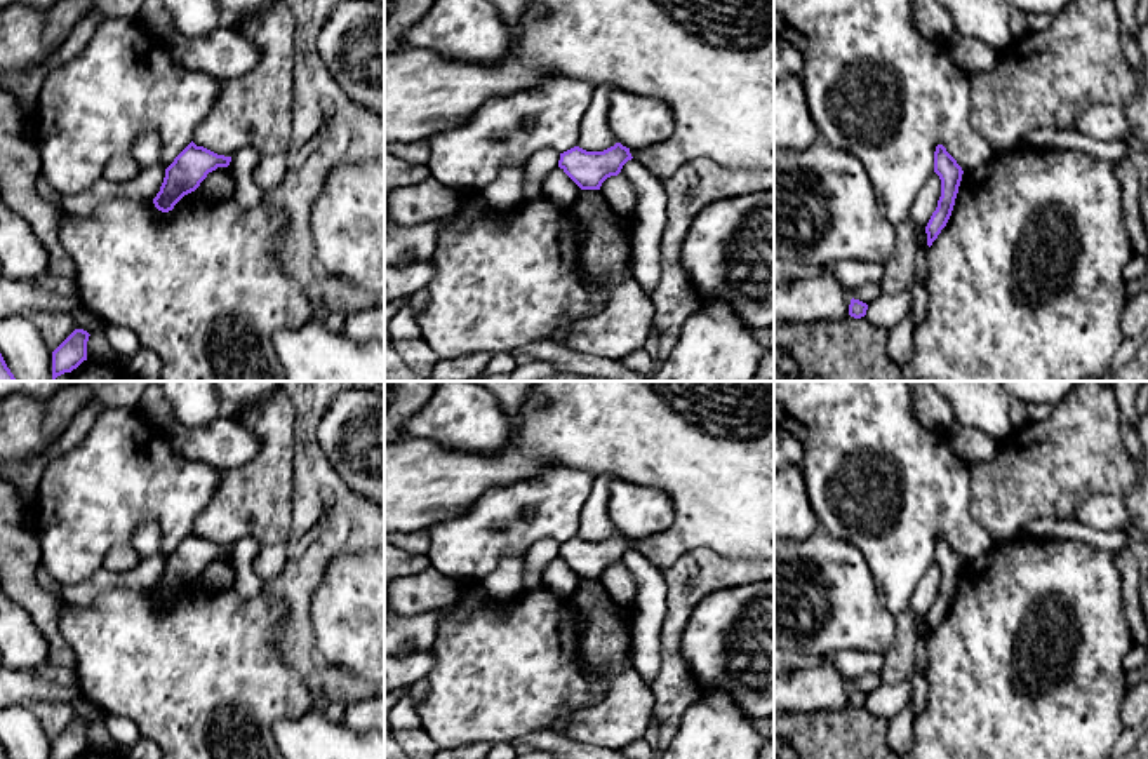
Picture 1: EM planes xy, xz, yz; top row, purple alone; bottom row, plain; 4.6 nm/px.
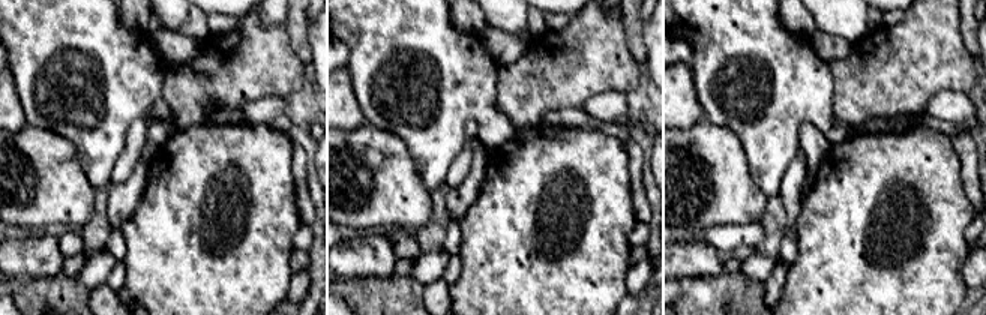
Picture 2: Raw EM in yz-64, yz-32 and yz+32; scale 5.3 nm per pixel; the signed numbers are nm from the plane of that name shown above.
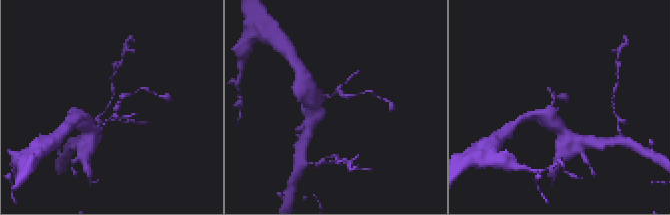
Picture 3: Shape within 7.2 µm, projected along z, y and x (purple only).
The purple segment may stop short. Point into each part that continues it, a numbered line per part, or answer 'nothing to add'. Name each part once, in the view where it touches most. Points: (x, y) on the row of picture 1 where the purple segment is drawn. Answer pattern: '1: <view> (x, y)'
nothing to add

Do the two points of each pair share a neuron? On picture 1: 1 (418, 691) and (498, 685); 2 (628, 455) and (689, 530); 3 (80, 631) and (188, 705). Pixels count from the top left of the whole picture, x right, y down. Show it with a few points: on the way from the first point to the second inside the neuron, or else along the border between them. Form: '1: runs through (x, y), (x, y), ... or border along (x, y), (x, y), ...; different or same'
1: border along (427, 678), (427, 695), (416, 705); different
2: runs through (651, 460), (693, 502), (693, 507); same
3: runs through (106, 636), (122, 641), (162, 679); same

